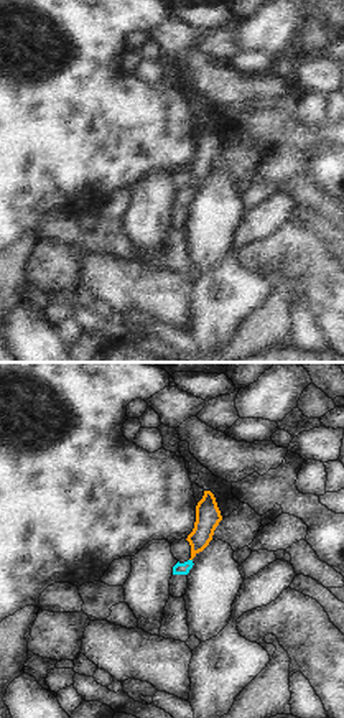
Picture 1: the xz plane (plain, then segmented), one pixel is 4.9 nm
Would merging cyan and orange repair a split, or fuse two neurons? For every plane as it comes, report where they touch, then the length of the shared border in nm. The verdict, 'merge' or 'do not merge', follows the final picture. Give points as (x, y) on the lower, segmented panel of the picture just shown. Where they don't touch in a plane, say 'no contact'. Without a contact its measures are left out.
no contact

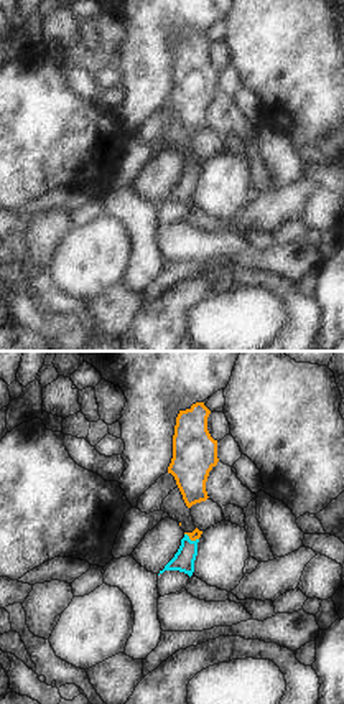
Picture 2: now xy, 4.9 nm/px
contact (190, 539); length 80 nm

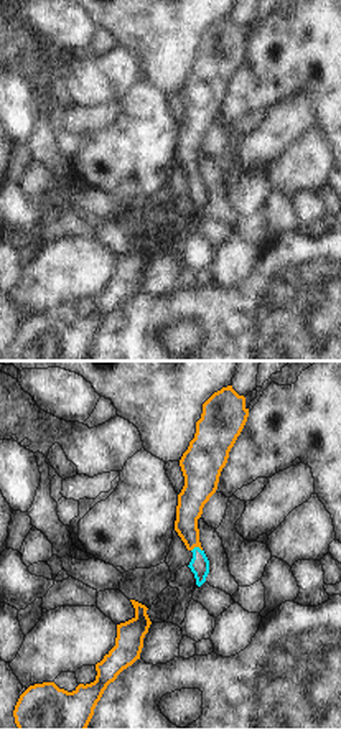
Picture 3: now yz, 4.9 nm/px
contact (196, 547); length 60 nm

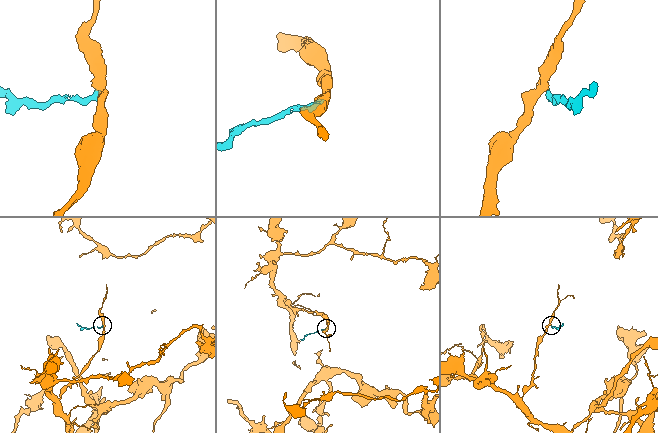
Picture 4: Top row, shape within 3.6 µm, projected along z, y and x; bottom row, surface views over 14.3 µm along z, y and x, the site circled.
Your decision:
merge

